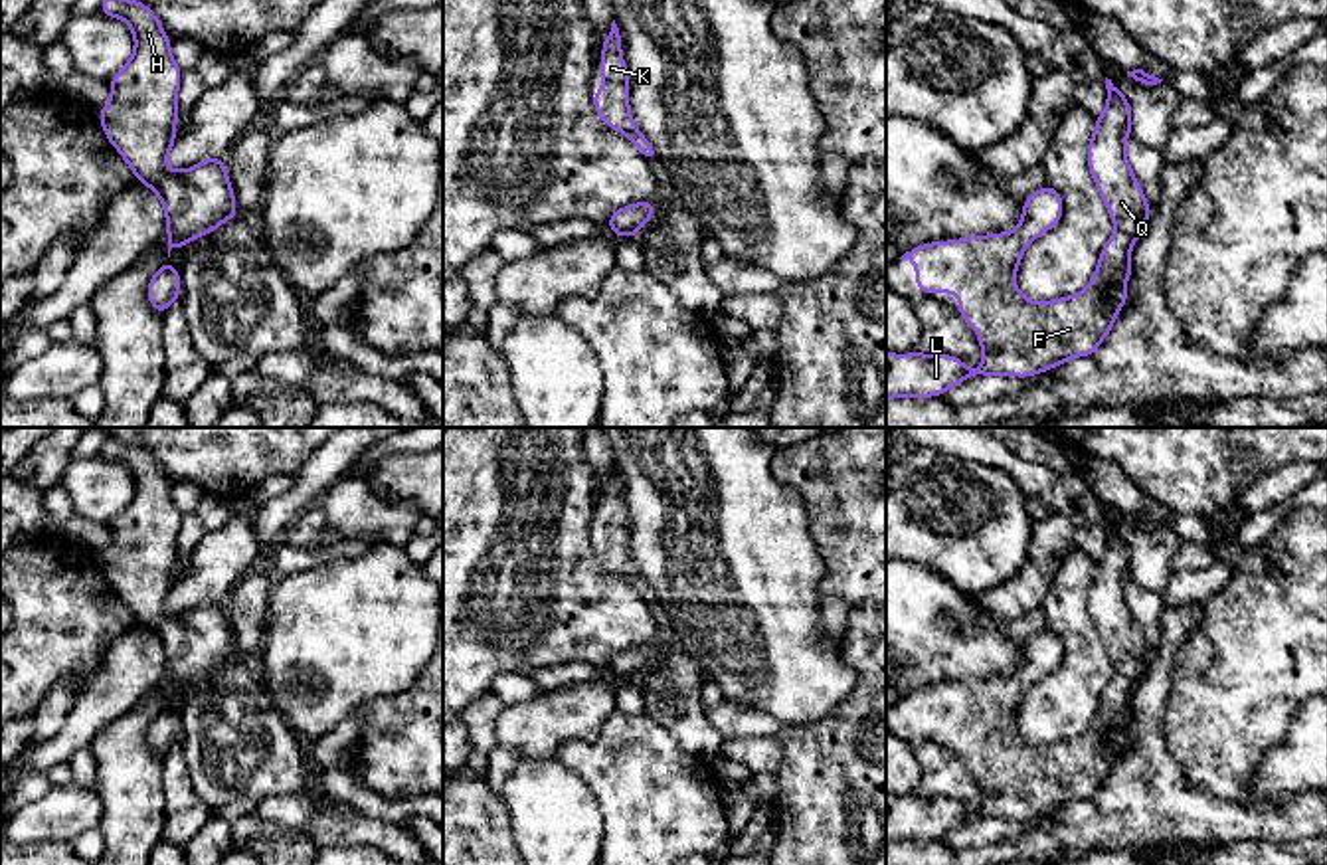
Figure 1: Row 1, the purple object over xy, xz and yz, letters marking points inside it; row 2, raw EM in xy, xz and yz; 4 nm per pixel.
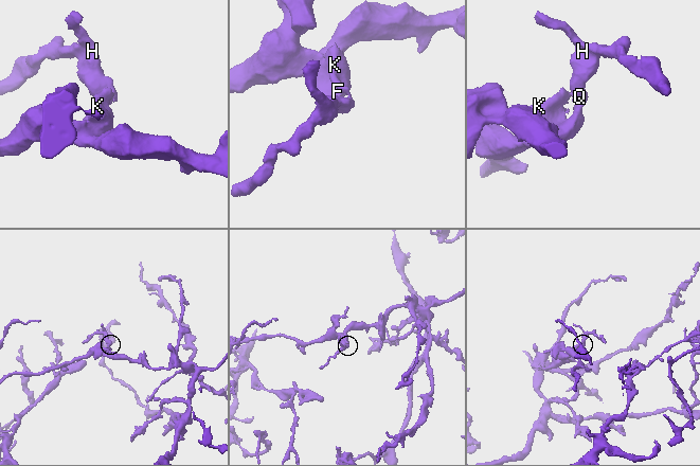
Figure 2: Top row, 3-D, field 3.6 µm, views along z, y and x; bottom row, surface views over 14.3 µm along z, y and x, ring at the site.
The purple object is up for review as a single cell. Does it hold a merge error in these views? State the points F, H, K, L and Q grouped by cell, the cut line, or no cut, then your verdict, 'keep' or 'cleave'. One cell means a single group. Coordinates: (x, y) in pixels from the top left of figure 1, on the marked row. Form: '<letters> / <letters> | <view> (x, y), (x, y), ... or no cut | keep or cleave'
F H K L Q | no cut | keep

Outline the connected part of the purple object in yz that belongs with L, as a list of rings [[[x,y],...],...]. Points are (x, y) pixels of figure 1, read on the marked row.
[[[1106,77],[1107,105],[1096,119],[1096,131],[1088,144],[1088,166],[1102,194],[1115,232],[1102,249],[1098,269],[1090,285],[1064,299],[1028,301],[1015,283],[1015,275],[1024,247],[1044,232],[1052,230],[1062,218],[1062,196],[1056,188],[1044,186],[1026,196],[1022,218],[1009,234],[971,236],[951,241],[933,241],[906,251],[900,259],[916,263],[916,287],[929,293],[957,293],[959,315],[971,329],[979,331],[983,362],[971,370],[965,362],[949,354],[892,354],[886,352],[886,400],[898,396],[931,398],[971,376],[1034,376],[1068,362],[1074,356],[1092,356],[1113,327],[1117,311],[1129,299],[1123,287],[1131,277],[1131,247],[1143,234],[1149,220],[1147,198],[1135,180],[1125,158],[1125,143],[1131,131],[1131,109],[1123,93]]]

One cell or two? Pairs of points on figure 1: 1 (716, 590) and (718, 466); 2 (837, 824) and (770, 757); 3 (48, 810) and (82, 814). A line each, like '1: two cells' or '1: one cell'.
1: one cell
2: two cells
3: one cell

